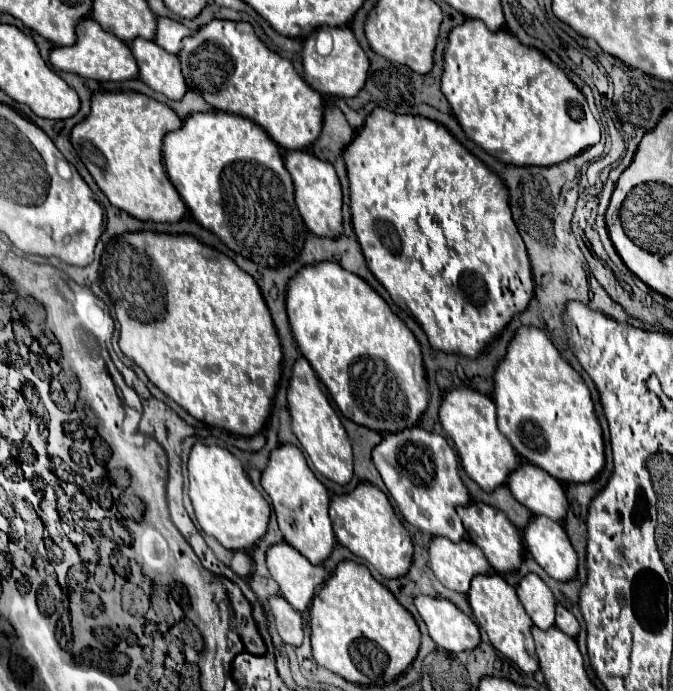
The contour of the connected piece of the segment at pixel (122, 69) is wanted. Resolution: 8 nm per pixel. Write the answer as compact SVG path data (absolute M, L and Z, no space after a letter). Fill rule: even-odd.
M82 18L76 26L76 36L78 36L78 40L74 46L68 46L68 48L56 46L50 52L50 64L56 70L74 72L82 78L92 78L92 80L130 80L130 78L136 78L138 66L136 66L136 60L132 58L132 52L128 50L128 44L122 42L120 38L116 38L114 34L108 34L106 30L102 30L102 26L96 20Z

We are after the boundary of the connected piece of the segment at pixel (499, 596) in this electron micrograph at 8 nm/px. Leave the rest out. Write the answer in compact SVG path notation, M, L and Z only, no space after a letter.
M478 574L472 578L470 590L468 590L468 604L472 608L474 618L486 630L496 650L500 650L506 658L516 662L518 668L524 672L538 670L538 656L534 652L534 640L530 634L532 620L528 618L522 602L518 600L514 586L510 586L500 574Z

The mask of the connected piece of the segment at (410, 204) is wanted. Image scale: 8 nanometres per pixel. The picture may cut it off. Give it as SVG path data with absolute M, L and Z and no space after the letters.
M376 108L366 118L366 124L362 126L362 130L354 136L354 140L344 150L344 164L346 164L348 180L350 180L352 226L360 242L360 248L364 252L368 270L388 290L390 298L422 326L432 348L436 346L486 346L494 336L502 332L502 328L514 318L514 314L520 314L526 310L532 298L532 292L534 292L534 280L532 280L530 260L528 260L524 242L518 234L518 228L510 212L508 190L502 184L502 180L484 162L472 156L442 124L430 118L424 118L424 116L412 116L412 114L402 116L402 114L388 112L384 108Z

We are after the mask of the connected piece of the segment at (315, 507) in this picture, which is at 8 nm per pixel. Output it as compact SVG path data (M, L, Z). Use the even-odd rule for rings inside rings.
M282 444L276 450L272 450L266 470L262 472L262 488L270 496L280 532L284 534L286 542L296 548L302 556L306 556L312 564L322 564L334 544L334 532L332 522L328 516L328 504L330 494L326 486L314 476L314 472L308 468L304 454L294 444Z

